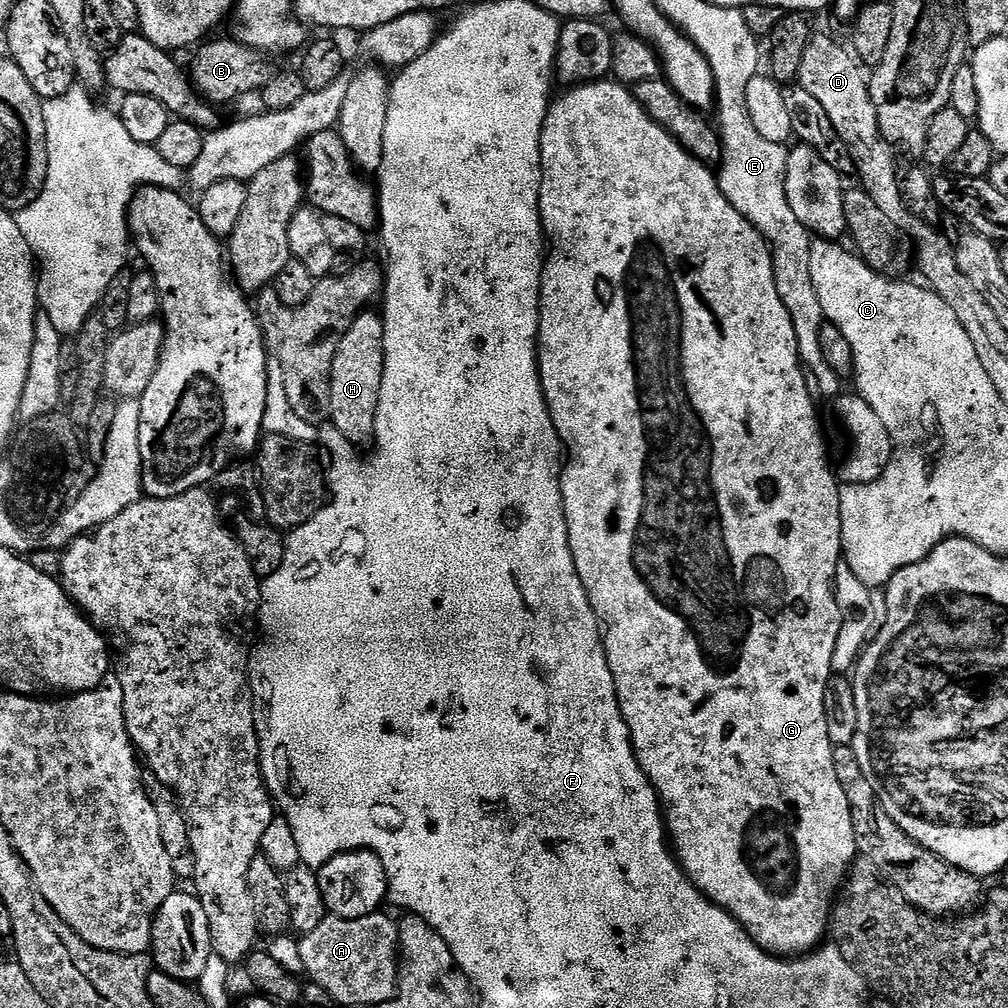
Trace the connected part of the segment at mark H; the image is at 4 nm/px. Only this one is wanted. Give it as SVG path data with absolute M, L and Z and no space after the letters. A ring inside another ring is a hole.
M365 310L356 316L346 334L340 337L330 374L330 424L354 446L373 439L378 398L382 390L384 317L379 311L372 311Z

